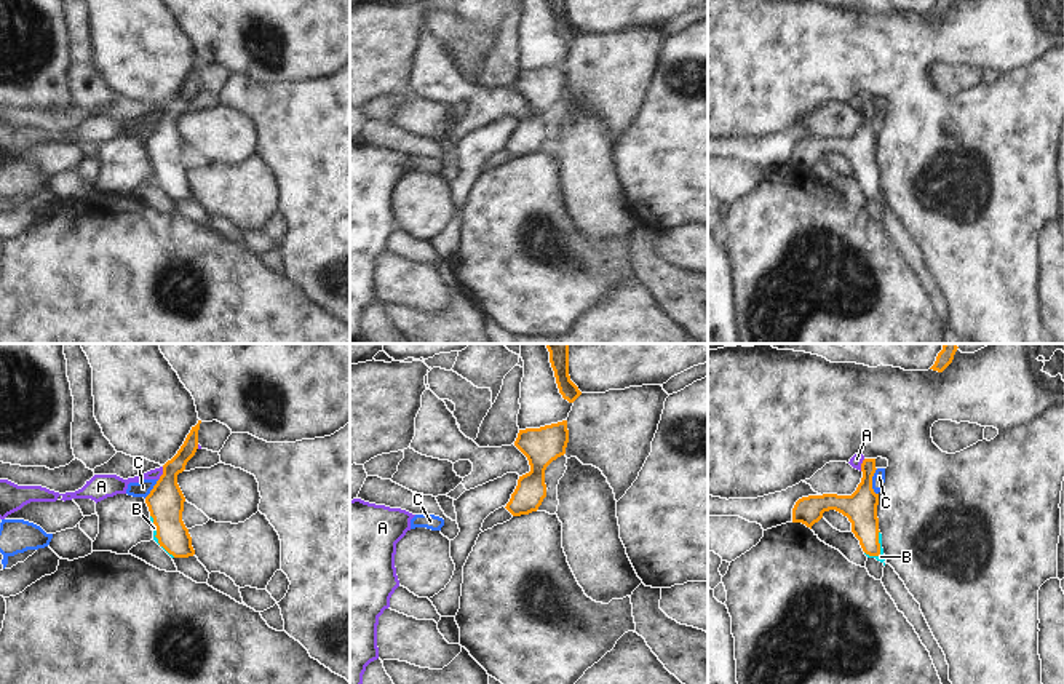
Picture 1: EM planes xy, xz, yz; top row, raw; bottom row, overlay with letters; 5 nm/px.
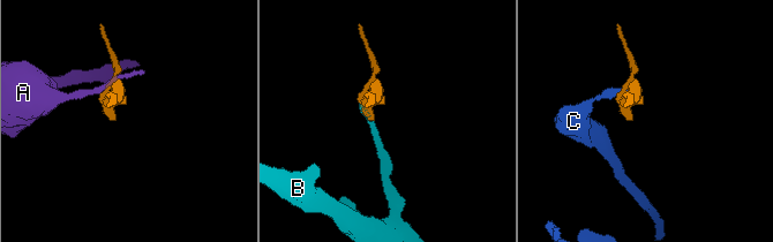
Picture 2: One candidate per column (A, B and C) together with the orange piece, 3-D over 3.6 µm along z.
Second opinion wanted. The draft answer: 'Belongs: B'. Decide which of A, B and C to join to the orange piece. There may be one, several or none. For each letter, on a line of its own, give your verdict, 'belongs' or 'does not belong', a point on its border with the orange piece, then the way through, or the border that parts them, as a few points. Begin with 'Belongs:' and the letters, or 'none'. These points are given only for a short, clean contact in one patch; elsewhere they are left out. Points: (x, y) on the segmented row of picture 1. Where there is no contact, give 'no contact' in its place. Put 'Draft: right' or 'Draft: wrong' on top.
Draft: right
Belongs: B
A: does not belong; contact xy (163, 473); border xy (163, 467), (158, 480)
B: belongs; contact xy (155, 536); way xy (165, 502), (165, 526), (155, 536), (154, 528)
C: does not belong; contact yz (871, 481); border yz (877, 469), (873, 477), (873, 491), (876, 494)

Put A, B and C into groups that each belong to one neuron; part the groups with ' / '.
A / B / C

